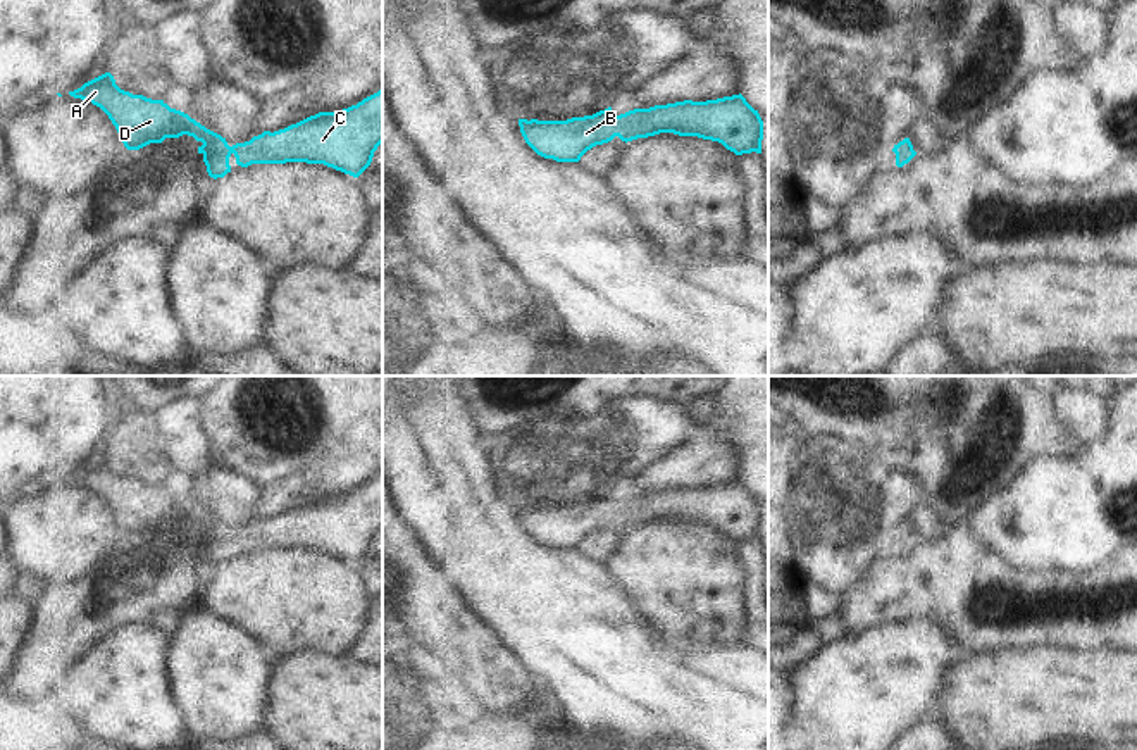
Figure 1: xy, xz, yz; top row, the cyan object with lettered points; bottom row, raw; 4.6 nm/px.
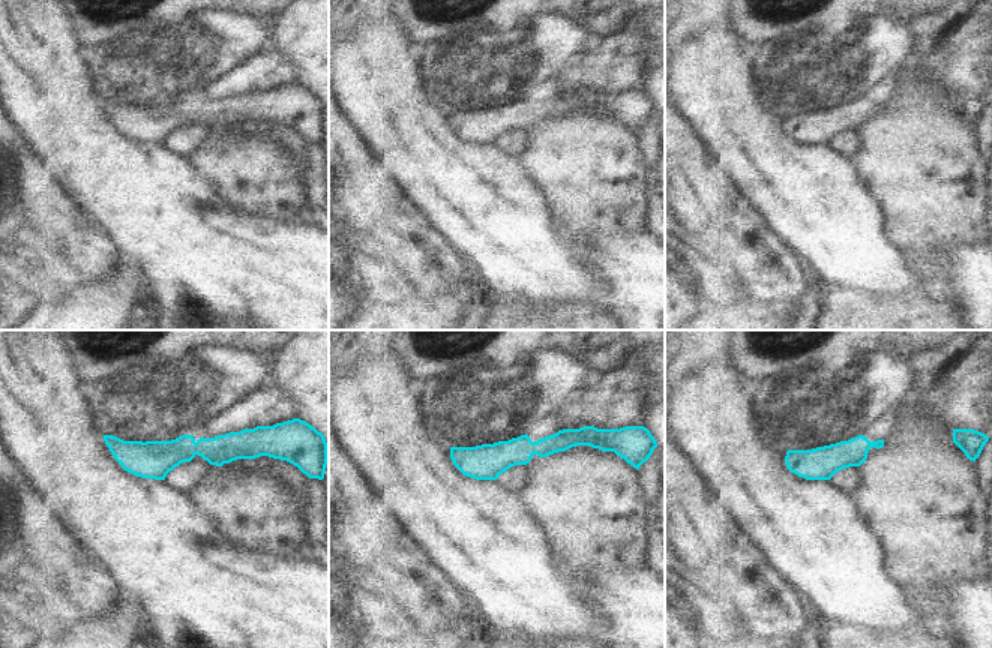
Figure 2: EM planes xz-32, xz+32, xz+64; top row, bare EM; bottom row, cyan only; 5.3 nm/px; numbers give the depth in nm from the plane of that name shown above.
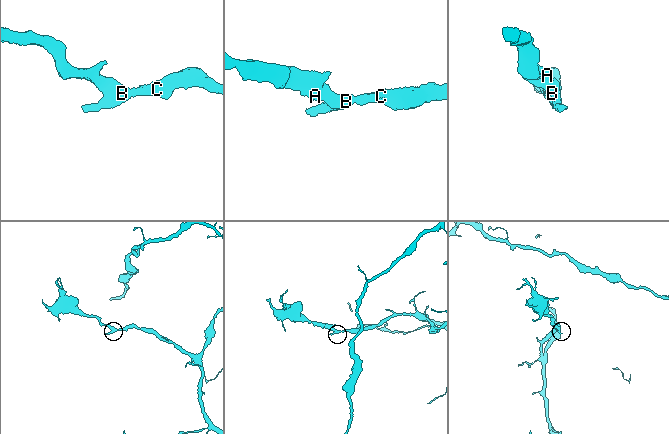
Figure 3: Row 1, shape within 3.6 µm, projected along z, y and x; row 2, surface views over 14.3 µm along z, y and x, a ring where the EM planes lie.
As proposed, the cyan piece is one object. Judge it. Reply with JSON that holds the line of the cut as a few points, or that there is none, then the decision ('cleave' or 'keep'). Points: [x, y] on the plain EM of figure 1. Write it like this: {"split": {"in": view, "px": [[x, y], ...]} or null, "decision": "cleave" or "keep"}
{"split": null, "decision": "keep"}

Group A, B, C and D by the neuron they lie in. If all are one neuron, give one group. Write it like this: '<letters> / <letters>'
A B C D

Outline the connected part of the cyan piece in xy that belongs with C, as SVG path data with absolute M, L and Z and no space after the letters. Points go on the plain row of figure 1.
M110 459L84 469L69 481L100 493L127 536L162 529L165 524L193 522L203 529L198 540L203 541L207 559L214 566L231 559L231 541L241 553L307 548L324 550L358 564L382 529L382 474L348 495L319 498L284 516L264 517L233 533L226 524L188 500L171 495L164 486L121 476Z

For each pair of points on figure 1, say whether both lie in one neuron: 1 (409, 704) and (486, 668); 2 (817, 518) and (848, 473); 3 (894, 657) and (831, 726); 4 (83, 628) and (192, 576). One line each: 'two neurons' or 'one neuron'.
1: two neurons
2: one neuron
3: one neuron
4: one neuron

